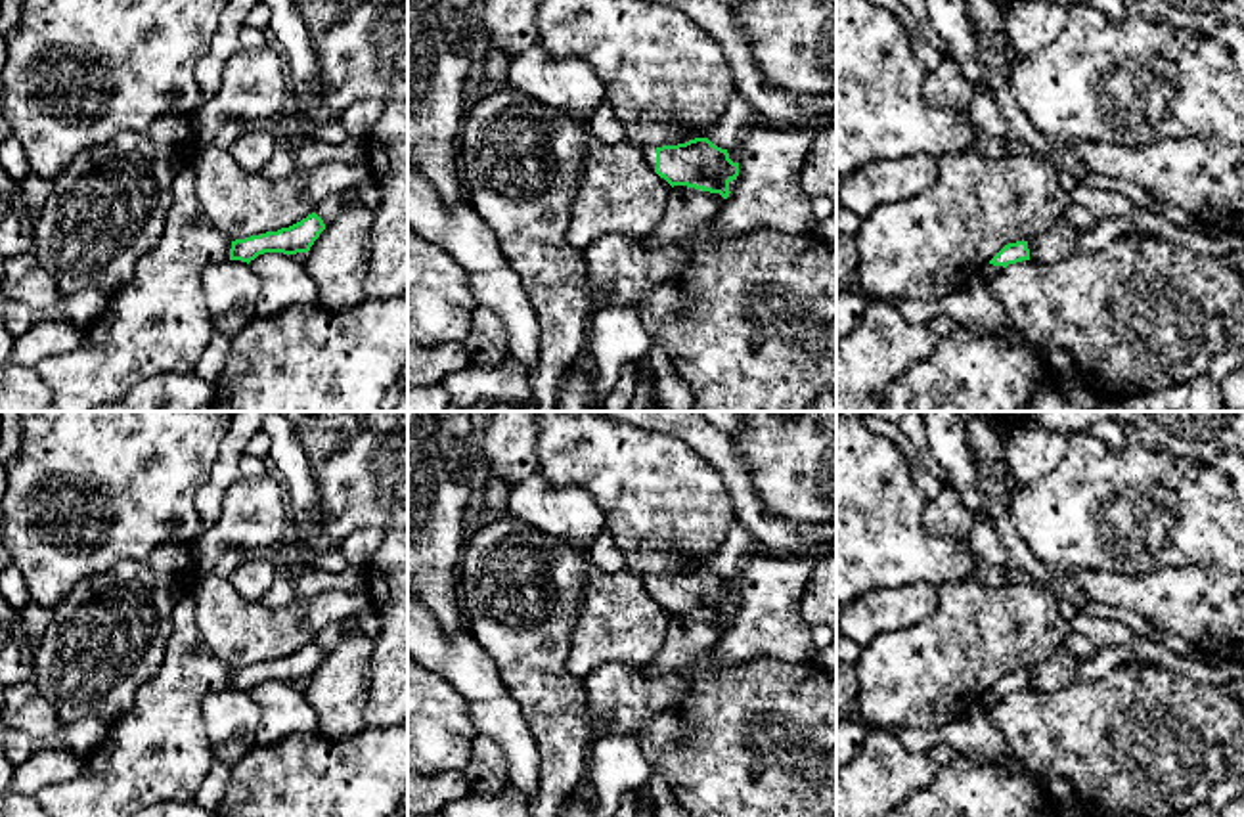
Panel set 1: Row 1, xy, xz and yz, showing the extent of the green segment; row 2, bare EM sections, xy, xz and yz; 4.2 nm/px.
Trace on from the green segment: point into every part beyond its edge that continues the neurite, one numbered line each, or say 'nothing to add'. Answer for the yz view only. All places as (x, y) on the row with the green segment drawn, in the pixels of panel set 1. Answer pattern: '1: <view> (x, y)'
1: yz (988, 272)

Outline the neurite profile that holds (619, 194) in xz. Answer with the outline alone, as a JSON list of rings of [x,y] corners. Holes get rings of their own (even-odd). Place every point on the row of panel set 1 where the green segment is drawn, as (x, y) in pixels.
[[[589,136],[566,226],[568,245],[584,251],[605,235],[653,233],[670,191],[672,186],[647,165],[639,147]]]

